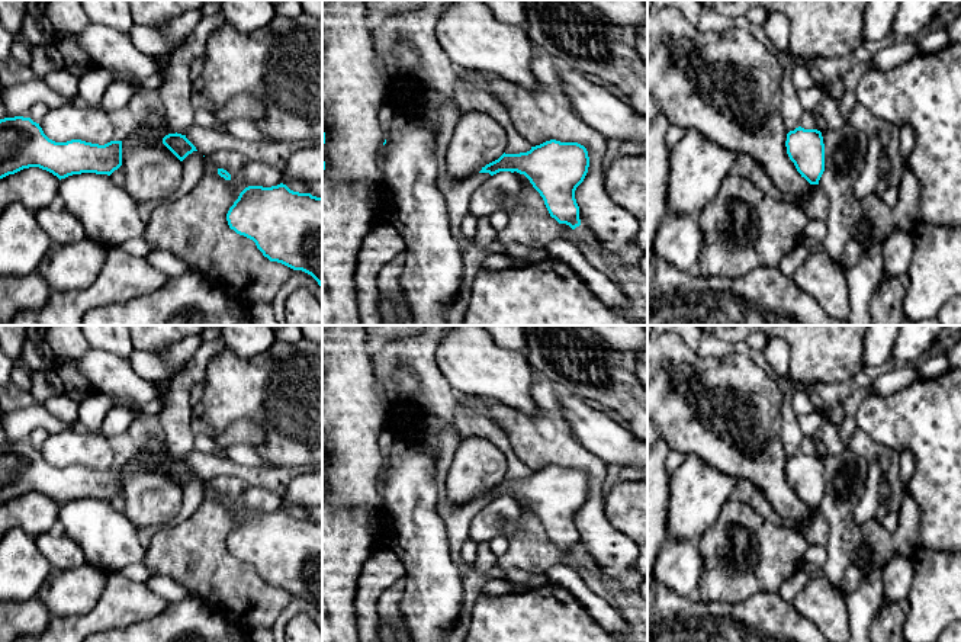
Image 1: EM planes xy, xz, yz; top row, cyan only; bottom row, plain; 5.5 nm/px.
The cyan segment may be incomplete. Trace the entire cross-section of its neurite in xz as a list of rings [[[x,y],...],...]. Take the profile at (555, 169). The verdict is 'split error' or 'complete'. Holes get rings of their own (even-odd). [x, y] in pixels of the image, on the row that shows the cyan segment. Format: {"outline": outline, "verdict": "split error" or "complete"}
{"outline": [[[546,141],[527,153],[502,154],[482,167],[491,176],[499,171],[524,174],[540,193],[552,218],[572,229],[581,225],[576,187],[589,167],[588,151],[578,142]]], "verdict": "complete"}

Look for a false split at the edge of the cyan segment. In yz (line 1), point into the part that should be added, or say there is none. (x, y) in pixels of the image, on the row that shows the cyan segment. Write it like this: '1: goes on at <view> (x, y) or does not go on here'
1: does not go on here

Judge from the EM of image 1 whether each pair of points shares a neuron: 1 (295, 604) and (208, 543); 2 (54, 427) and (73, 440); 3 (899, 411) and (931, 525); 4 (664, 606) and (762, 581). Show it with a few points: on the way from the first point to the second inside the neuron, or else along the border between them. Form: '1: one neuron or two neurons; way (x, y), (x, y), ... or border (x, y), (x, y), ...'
1: two neurons; border (293, 596), (272, 626)
2: two neurons; border (79, 427), (50, 435)
3: one neuron; way (926, 439), (932, 445), (932, 497)
4: two neurons; border (698, 599), (732, 604)

